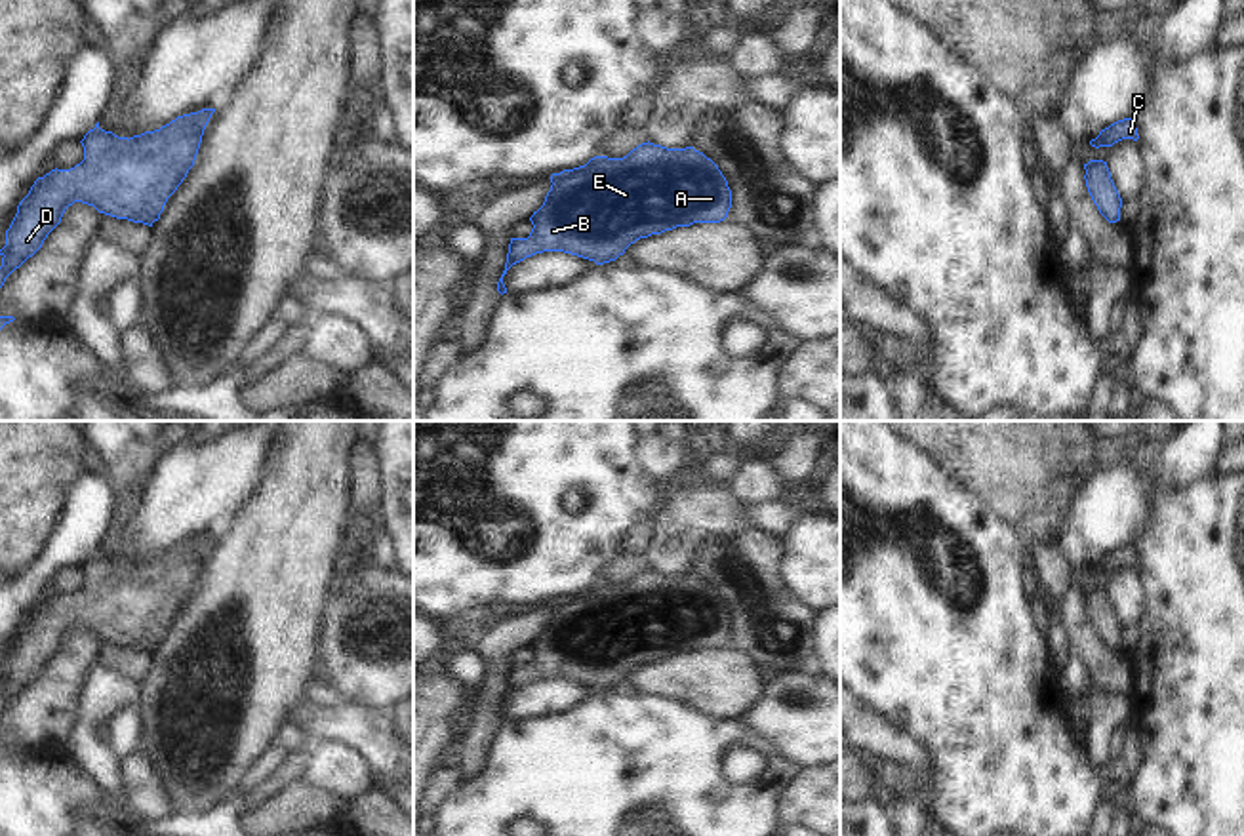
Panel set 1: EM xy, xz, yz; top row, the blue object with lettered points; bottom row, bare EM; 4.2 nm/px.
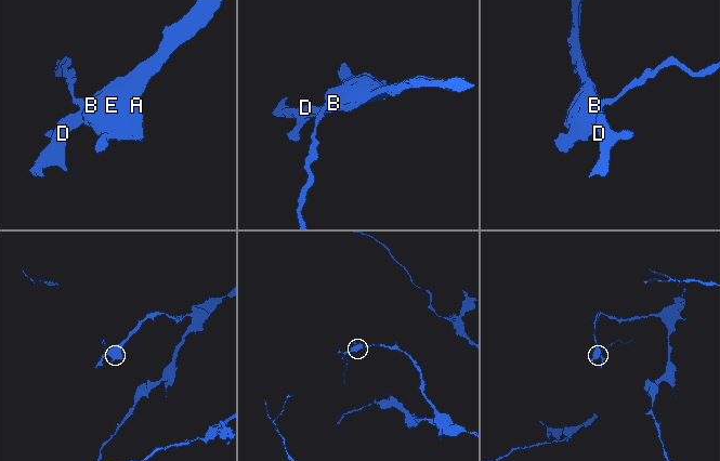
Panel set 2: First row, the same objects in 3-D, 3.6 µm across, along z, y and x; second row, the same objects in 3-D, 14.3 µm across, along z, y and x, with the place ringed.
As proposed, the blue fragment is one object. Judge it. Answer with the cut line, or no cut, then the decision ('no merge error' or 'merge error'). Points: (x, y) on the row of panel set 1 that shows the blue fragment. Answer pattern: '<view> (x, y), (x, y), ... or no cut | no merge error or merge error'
no cut | no merge error

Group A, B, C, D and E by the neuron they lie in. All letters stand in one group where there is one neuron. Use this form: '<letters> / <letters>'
A B C D E

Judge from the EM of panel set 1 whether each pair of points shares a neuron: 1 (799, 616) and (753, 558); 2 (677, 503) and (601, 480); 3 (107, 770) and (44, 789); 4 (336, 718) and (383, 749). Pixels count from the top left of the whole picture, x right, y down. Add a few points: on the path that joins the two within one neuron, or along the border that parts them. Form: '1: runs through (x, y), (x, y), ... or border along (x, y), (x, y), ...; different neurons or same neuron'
1: runs through (783, 602), (757, 574); same neuron
2: border along (663, 486), (654, 511), (644, 520); different neurons
3: border along (61, 745), (101, 791); different neurons
4: runs through (347, 724), (364, 730), (372, 737); same neuron

